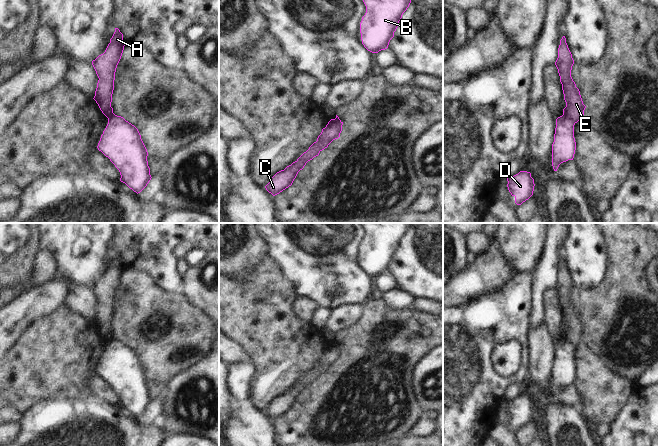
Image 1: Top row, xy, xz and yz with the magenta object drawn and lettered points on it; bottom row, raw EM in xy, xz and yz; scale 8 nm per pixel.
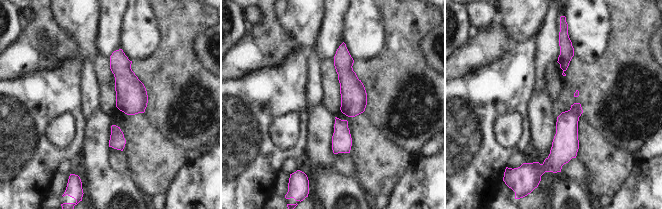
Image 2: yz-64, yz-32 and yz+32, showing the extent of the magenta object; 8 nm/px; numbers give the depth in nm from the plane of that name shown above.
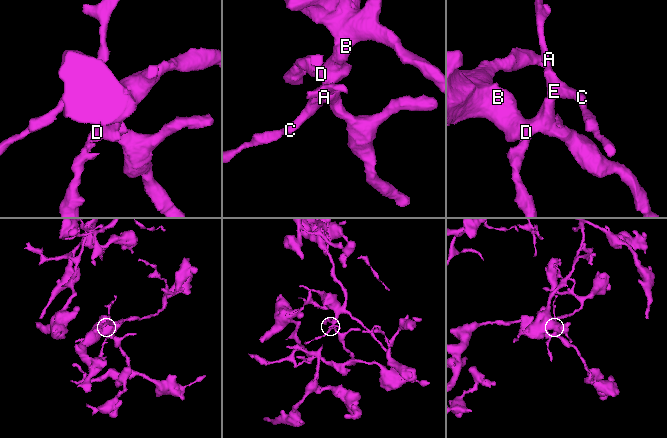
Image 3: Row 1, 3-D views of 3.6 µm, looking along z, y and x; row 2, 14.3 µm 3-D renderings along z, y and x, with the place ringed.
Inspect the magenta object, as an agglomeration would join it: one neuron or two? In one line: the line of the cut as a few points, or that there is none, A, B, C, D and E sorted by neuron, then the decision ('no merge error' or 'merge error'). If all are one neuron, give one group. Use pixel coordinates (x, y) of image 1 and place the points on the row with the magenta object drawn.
cut yz (563, 114), (574, 123); groups A C E / B D; merge error

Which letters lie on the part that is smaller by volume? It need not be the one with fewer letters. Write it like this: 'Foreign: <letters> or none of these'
Foreign: A, C, E.

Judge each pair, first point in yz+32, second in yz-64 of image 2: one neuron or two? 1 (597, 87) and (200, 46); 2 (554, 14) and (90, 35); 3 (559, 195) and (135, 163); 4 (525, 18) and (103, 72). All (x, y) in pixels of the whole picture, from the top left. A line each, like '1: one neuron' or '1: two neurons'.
1: two neurons
2: two neurons
3: two neurons
4: one neuron

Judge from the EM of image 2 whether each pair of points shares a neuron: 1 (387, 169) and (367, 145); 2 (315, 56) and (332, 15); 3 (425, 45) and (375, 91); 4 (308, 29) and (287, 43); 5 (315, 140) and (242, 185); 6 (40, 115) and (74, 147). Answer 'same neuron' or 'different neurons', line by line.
1: same neuron
2: same neuron
3: different neurons
4: different neurons
5: different neurons
6: same neuron

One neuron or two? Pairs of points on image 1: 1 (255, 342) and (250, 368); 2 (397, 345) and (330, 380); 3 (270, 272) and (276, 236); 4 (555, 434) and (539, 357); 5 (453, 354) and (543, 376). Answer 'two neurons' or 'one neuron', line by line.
1: two neurons
2: one neuron
3: two neurons
4: one neuron
5: two neurons

